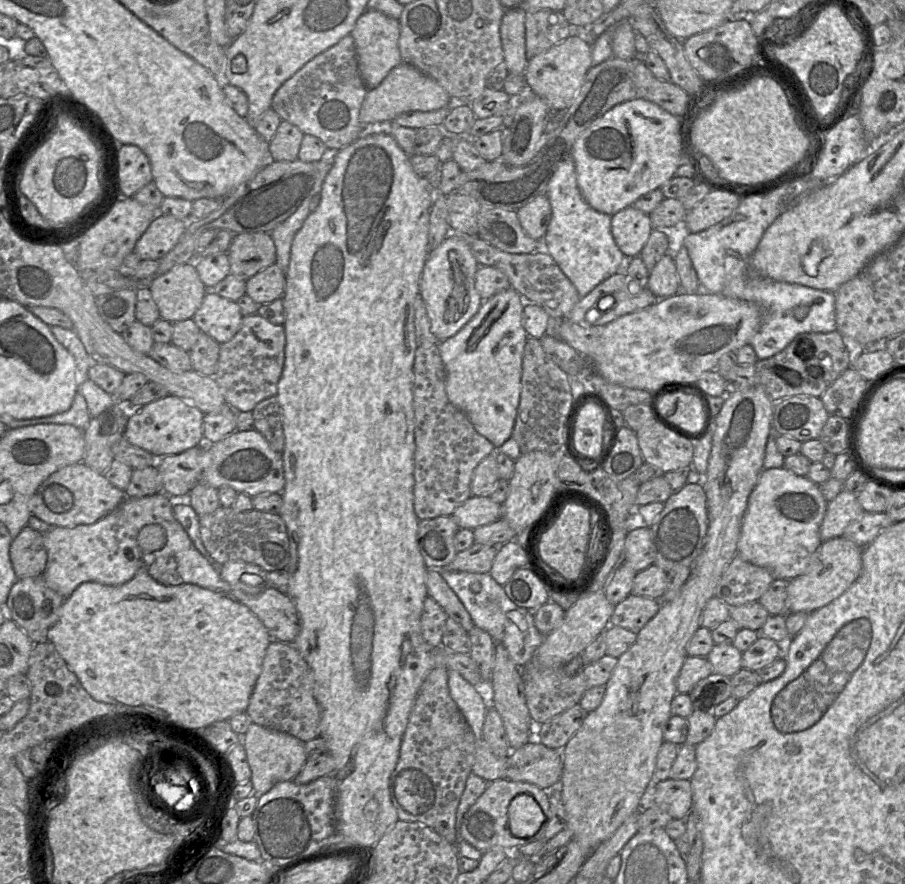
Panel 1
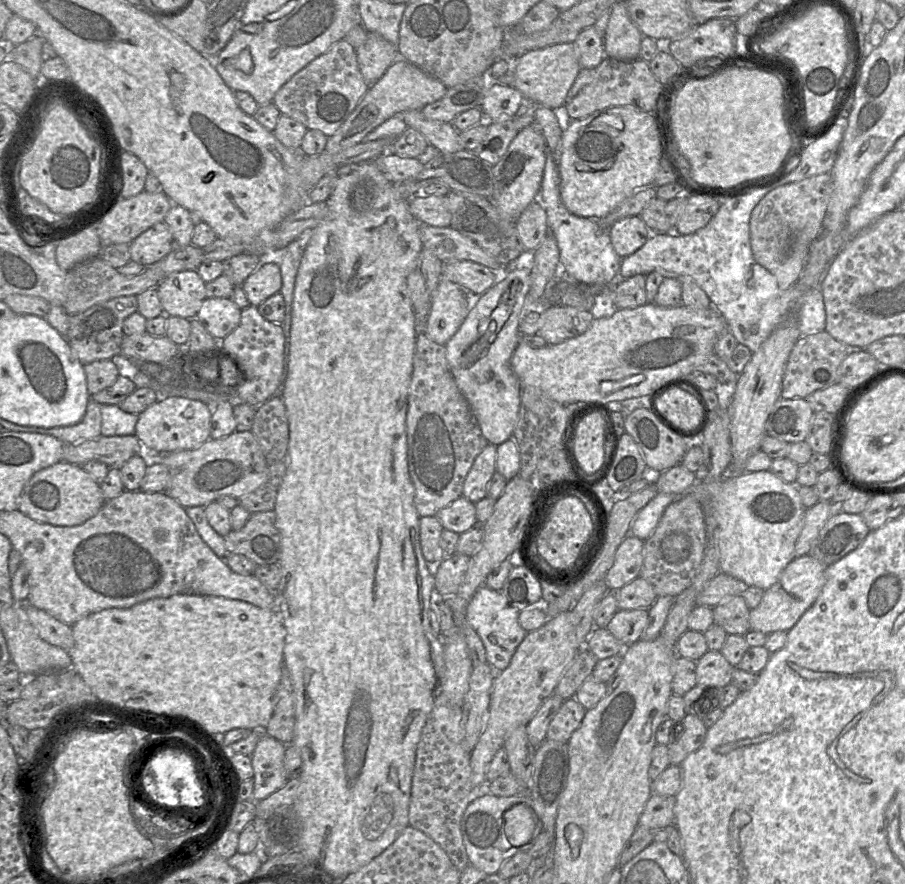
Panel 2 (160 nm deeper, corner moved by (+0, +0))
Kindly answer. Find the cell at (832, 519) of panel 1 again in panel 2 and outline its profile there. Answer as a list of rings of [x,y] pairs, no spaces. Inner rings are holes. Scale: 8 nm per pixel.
[[[818,501],[806,509],[803,527],[795,544],[795,558],[808,554],[820,530],[833,514],[834,505],[830,501]]]

